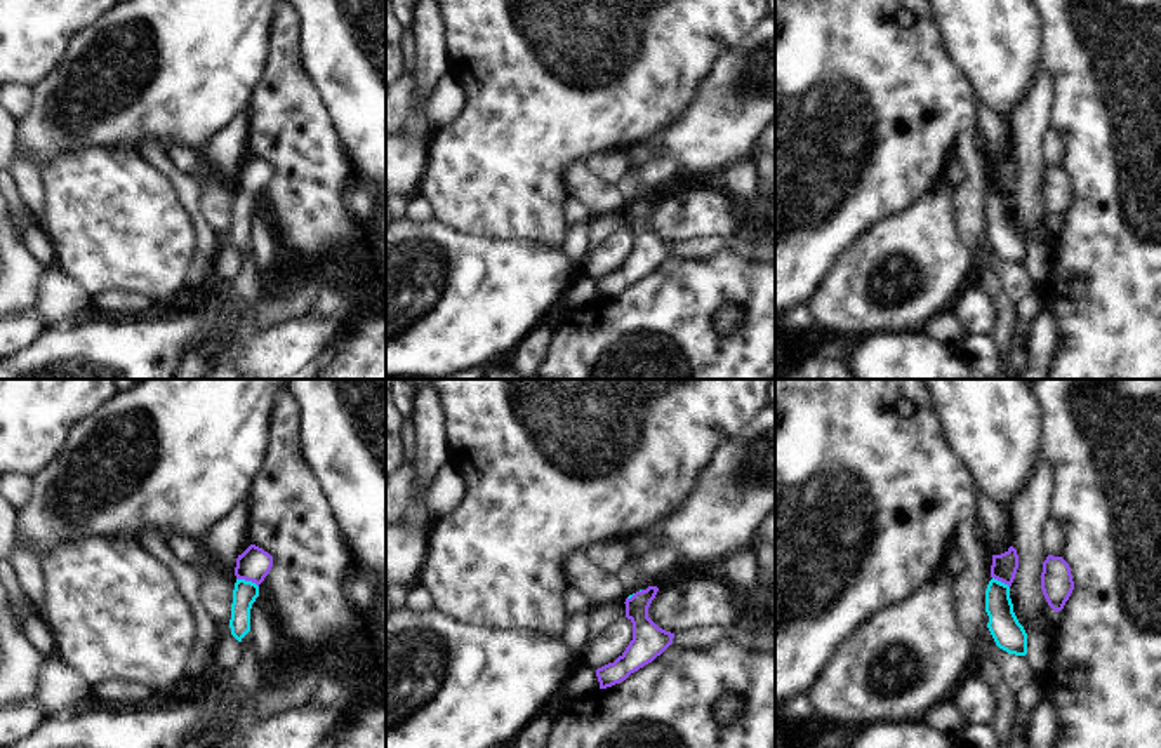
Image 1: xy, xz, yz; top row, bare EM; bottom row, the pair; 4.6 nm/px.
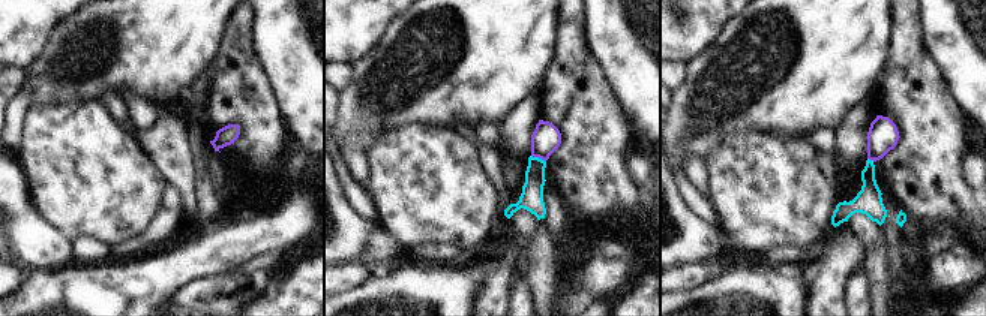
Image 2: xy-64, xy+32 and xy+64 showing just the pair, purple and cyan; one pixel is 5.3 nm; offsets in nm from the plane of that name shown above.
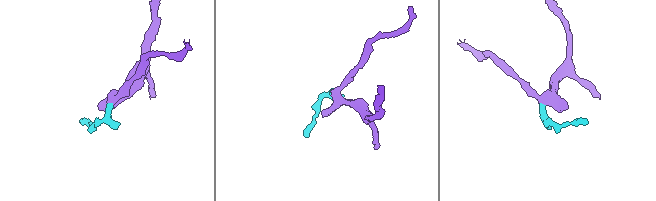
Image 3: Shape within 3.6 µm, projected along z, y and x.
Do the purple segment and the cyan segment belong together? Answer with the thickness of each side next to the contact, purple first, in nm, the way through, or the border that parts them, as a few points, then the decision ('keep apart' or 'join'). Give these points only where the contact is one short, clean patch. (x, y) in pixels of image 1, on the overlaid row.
160 nm thick on the purple side, 110 nm on the other; runs through xy (254, 564), (247, 580), (245, 592); join

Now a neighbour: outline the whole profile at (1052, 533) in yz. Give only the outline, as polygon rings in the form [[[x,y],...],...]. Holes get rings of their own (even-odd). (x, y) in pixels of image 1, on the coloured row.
[[[1048,518],[1043,527],[1043,541],[1048,555],[1062,557],[1064,551],[1064,529],[1055,518]]]

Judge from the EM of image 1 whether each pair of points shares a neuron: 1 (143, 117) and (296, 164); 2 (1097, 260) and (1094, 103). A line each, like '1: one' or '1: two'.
1: two
2: one

